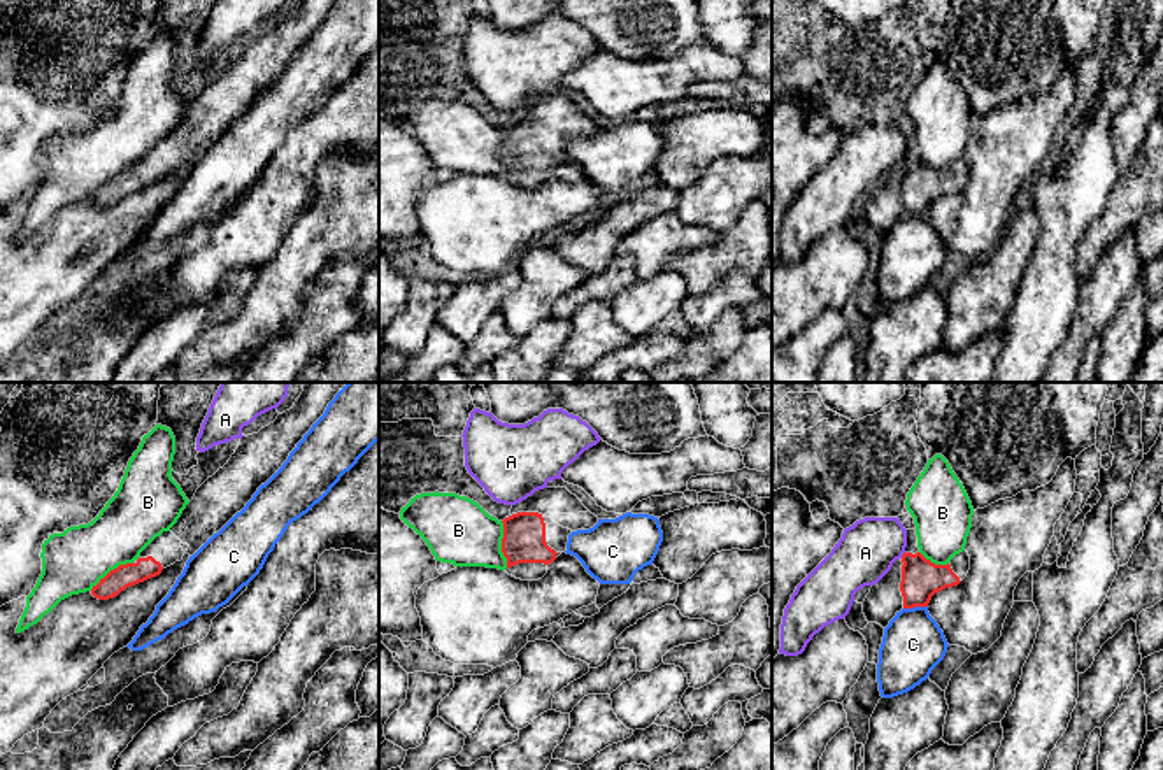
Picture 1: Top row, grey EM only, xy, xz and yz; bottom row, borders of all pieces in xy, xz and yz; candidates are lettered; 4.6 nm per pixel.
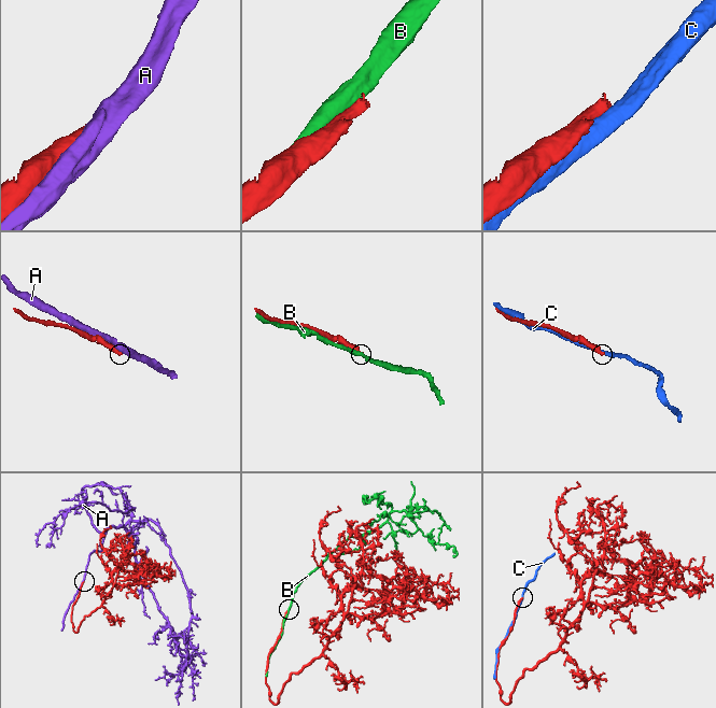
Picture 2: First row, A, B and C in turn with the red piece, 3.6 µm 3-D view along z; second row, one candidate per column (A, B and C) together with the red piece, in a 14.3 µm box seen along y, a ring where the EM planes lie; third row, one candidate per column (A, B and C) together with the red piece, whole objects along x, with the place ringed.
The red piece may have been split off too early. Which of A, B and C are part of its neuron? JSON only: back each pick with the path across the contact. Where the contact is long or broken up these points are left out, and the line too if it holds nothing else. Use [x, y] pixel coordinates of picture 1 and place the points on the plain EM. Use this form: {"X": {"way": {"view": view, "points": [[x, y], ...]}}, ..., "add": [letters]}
{"add": []}

